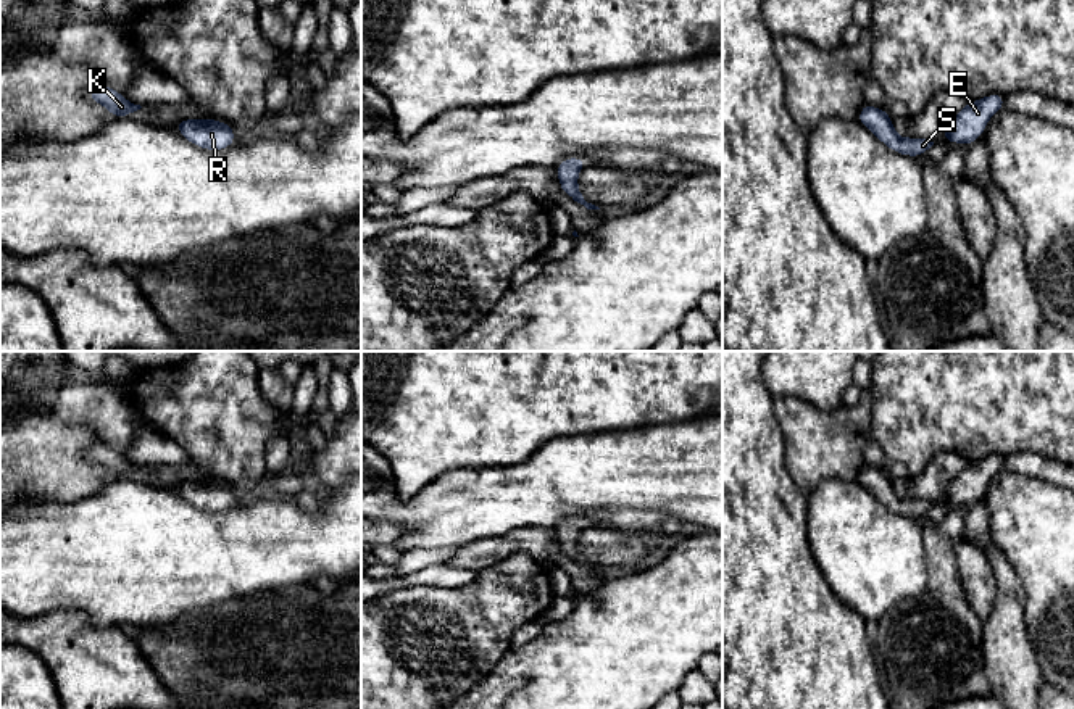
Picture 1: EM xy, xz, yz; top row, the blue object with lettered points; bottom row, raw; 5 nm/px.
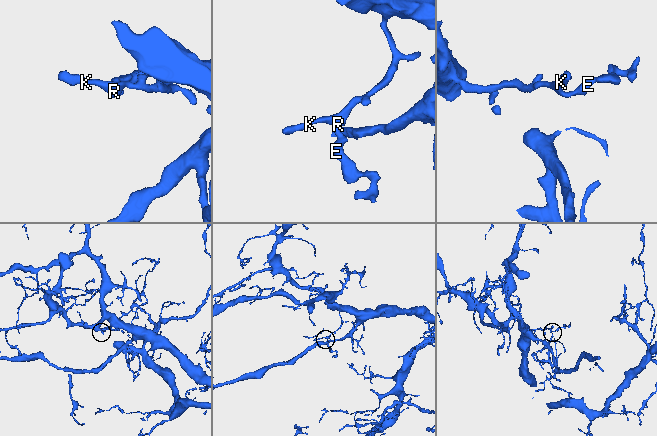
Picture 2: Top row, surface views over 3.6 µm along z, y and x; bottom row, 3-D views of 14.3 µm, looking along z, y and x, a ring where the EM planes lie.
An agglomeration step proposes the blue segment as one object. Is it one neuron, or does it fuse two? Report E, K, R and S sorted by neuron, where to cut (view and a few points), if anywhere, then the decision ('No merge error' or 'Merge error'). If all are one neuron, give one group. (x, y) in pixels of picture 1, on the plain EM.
Groups: E K R S. No split. No merge error

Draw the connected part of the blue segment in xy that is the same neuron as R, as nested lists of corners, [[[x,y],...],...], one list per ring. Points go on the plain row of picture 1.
[[[206,477],[202,480],[185,479],[174,487],[177,488],[179,496],[198,509],[219,512],[235,504],[232,487]]]

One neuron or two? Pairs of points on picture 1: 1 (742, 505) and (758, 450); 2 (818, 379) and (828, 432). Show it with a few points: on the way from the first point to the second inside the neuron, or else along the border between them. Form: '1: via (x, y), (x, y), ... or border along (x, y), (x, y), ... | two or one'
1: via (742, 492), (742, 466), (745, 463) | one
2: border along (790, 395), (824, 411), (834, 411), (842, 405) | two

